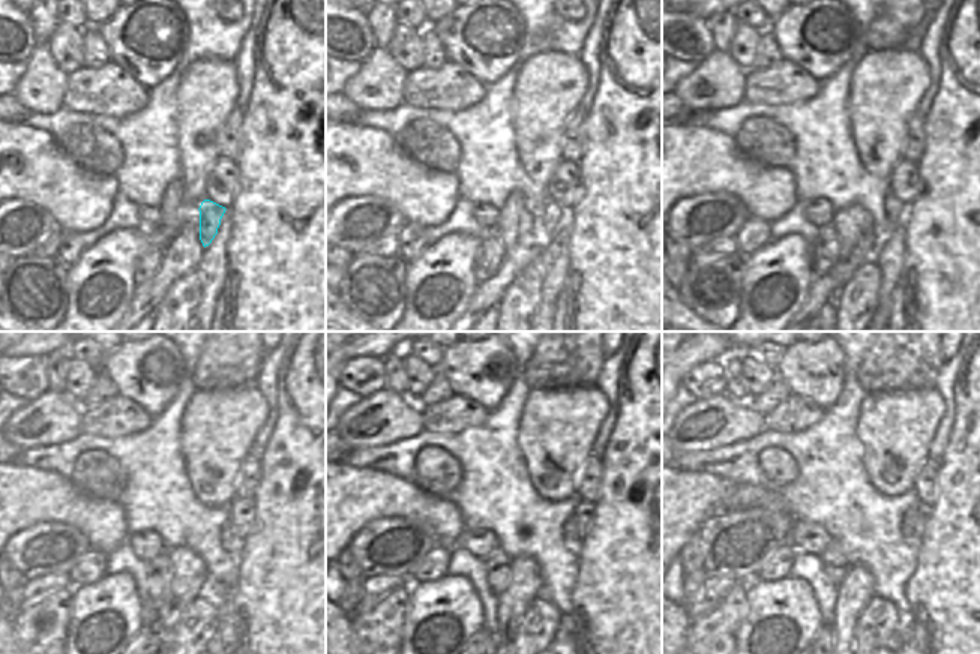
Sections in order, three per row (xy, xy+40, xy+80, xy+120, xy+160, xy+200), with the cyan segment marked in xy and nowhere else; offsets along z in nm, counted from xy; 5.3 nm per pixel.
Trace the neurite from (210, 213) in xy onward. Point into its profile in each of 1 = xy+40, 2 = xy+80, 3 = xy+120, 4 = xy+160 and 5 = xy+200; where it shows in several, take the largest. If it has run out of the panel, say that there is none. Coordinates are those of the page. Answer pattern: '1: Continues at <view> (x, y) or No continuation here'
1: Continues at xy+40 (553, 213)
2: Continues at xy+80 (892, 206)
3: Continues at xy+120 (231, 543)
4: Continues at xy+160 (571, 536)
5: Continues at xy+200 (910, 518)

